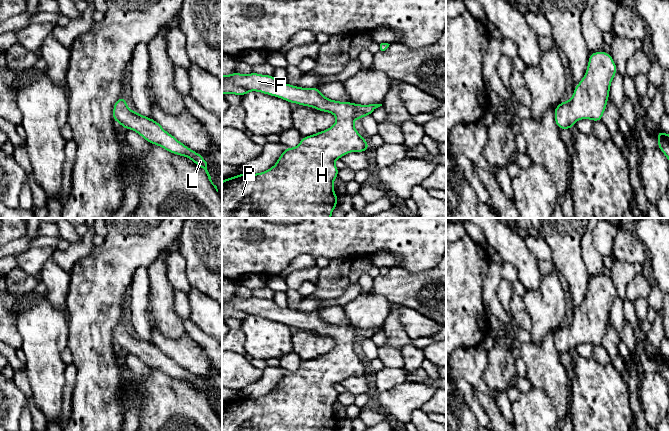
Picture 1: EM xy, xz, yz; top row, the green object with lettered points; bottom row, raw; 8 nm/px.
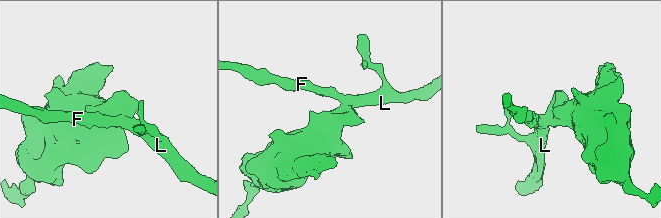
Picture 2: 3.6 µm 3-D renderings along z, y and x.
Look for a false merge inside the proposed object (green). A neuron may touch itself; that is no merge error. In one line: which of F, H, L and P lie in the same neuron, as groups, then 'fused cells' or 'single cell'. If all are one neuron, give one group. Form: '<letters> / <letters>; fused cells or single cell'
F H L P; single cell

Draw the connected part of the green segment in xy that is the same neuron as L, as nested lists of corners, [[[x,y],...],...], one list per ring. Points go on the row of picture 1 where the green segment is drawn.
[[[120,96],[113,106],[113,121],[119,122],[123,129],[131,129],[151,144],[158,145],[163,149],[180,156],[191,159],[196,165],[203,168],[209,181],[218,192],[217,186],[213,184],[207,170],[207,162],[202,155],[188,148],[178,141],[173,135],[166,132],[163,127],[154,119],[133,112],[127,106],[127,101]]]

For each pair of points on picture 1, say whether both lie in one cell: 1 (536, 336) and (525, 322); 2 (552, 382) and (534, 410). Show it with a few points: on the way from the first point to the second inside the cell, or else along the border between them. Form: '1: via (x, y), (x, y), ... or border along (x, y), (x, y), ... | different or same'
1: border along (524, 307), (530, 318), (530, 330) | different
2: border along (532, 386), (541, 389), (550, 398), (558, 413) | different

